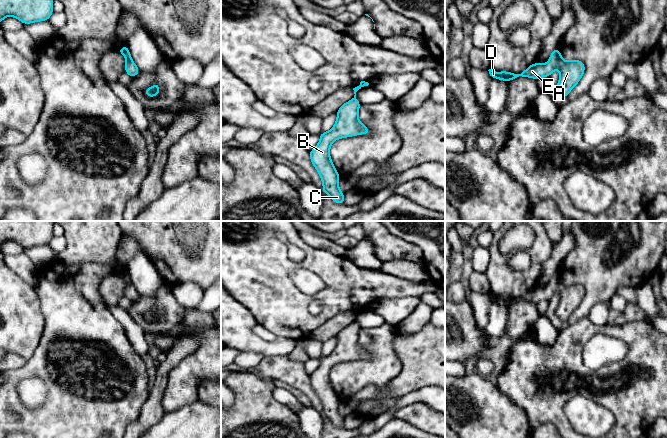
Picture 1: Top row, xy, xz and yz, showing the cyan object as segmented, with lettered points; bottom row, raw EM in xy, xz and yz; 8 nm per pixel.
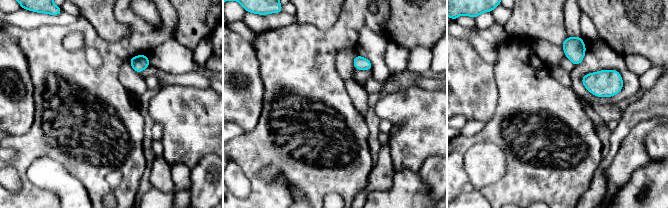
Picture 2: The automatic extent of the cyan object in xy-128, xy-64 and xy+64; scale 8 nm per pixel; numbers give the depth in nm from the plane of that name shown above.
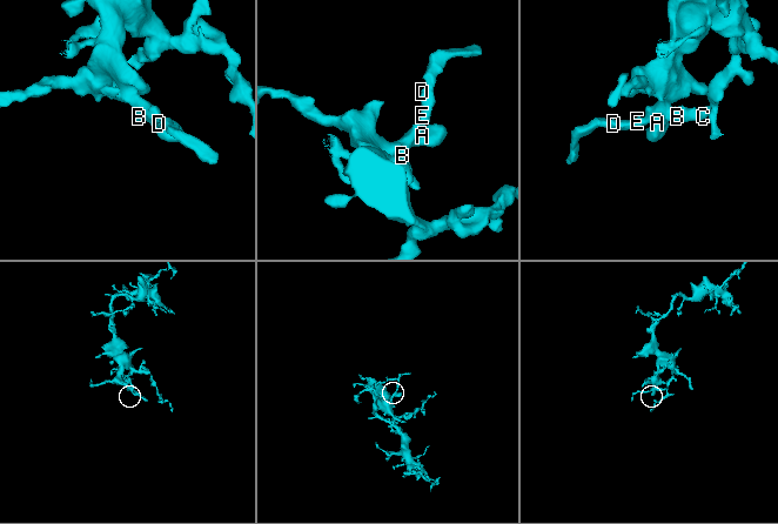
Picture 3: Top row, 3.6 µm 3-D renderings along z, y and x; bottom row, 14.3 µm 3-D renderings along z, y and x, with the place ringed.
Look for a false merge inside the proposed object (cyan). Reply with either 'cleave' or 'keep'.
keep

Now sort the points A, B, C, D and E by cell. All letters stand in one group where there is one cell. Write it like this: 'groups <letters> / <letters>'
groups A B C D E

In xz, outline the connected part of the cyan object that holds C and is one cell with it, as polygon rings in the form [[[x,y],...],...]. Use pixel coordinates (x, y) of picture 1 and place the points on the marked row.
[[[361,81],[357,87],[353,88],[354,98],[339,108],[333,128],[328,132],[321,133],[319,143],[309,152],[311,162],[322,179],[323,192],[337,204],[344,204],[344,193],[338,187],[340,176],[330,158],[330,147],[337,139],[369,134],[369,129],[358,120],[361,104],[356,98],[356,92],[368,85],[368,82]]]

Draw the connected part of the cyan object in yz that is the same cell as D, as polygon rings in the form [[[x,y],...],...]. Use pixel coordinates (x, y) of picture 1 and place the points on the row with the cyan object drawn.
[[[558,48],[553,50],[546,64],[536,62],[535,64],[528,66],[524,72],[519,74],[506,71],[494,72],[492,69],[489,69],[488,71],[492,79],[496,78],[509,82],[510,80],[519,77],[534,79],[545,76],[549,77],[556,68],[560,71],[560,79],[556,85],[556,91],[562,98],[566,98],[583,76],[585,66],[584,63],[579,60],[564,61]]]

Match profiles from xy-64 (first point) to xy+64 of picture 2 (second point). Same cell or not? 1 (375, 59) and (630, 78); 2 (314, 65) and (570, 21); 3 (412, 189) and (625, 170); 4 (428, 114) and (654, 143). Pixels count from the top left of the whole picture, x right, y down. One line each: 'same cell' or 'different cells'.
1: different cells
2: different cells
3: different cells
4: different cells

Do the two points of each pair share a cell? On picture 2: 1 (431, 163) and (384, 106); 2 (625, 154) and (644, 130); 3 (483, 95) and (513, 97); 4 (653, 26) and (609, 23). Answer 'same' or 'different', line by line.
1: different
2: same
3: different
4: same

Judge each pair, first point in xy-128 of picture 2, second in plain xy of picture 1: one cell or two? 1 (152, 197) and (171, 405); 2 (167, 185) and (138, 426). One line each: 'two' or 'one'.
1: two
2: one

